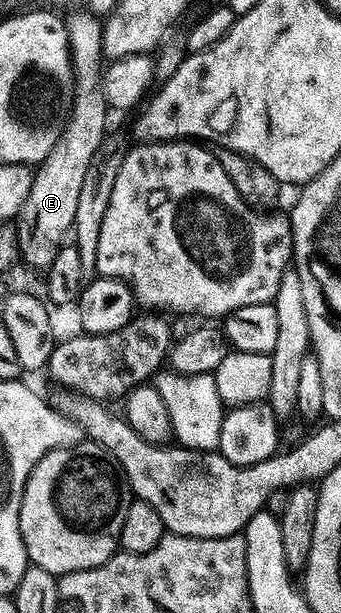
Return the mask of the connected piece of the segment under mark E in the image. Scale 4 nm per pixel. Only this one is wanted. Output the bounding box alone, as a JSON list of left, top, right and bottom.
[19,89,109,271]

